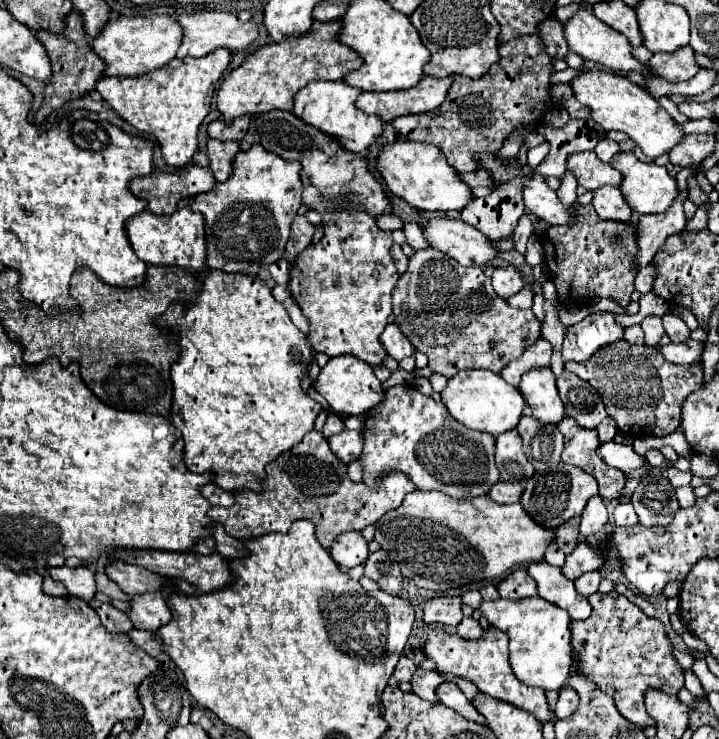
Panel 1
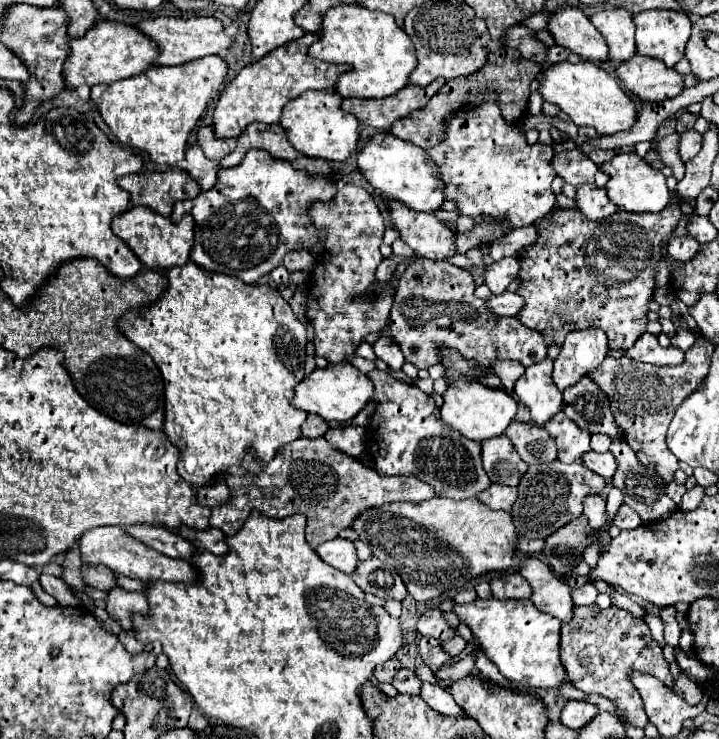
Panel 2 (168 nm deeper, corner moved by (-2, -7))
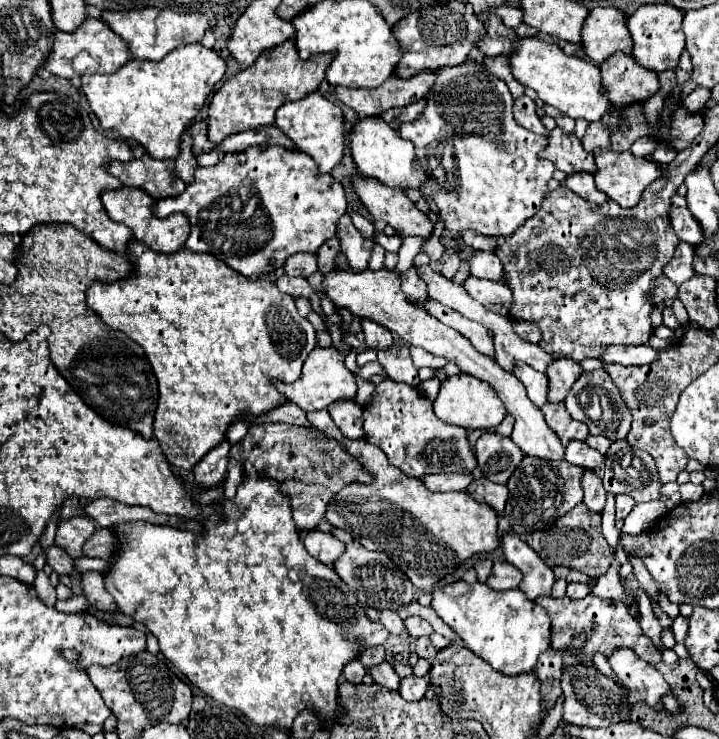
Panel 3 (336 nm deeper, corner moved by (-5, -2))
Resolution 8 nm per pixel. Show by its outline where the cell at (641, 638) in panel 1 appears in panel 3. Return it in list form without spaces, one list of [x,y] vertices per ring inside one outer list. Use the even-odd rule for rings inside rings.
[[[589,593],[585,599],[579,599],[579,601],[571,601],[567,597],[561,597],[561,599],[543,597],[543,599],[535,599],[535,603],[541,605],[551,615],[551,647],[555,647],[559,651],[567,651],[567,647],[575,635],[579,635],[579,633],[587,635],[585,647],[581,651],[583,663],[585,661],[591,663],[595,653],[609,655],[621,647],[633,649],[647,663],[659,663],[661,661],[659,649],[651,643],[651,639],[647,639],[643,635],[639,623],[629,615],[627,607],[623,603],[619,603],[617,599],[601,599],[593,593]]]

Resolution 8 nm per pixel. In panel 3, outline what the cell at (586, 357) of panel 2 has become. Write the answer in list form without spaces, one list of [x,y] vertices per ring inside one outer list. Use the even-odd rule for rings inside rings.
[[[555,359],[547,367],[547,379],[549,379],[549,391],[547,391],[547,401],[549,403],[559,403],[565,399],[569,389],[573,387],[575,379],[581,375],[581,365],[571,361],[571,359]]]

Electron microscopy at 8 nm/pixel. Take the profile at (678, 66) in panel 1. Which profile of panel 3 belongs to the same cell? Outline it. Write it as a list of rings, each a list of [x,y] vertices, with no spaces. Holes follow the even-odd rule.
[[[615,53],[599,65],[603,91],[611,99],[613,109],[635,101],[645,101],[659,89],[657,73],[641,67],[631,55]]]

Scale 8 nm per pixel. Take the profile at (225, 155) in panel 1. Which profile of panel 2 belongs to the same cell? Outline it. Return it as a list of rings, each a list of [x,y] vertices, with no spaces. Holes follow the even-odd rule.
[[[192,146],[186,152],[186,160],[184,160],[184,170],[190,172],[190,176],[194,180],[200,182],[202,190],[208,190],[212,186],[216,186],[218,180],[218,172],[220,172],[220,164],[214,160],[208,160],[204,156],[204,150],[200,146]]]

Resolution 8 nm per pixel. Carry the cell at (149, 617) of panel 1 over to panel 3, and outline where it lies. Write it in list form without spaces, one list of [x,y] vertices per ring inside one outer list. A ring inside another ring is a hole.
[[[85,571],[81,575],[81,589],[83,597],[87,599],[89,605],[101,609],[101,611],[117,611],[113,597],[107,593],[103,585],[103,575],[99,571]]]

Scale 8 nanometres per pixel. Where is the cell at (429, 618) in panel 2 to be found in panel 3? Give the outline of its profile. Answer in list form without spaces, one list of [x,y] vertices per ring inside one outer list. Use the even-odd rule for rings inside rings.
[[[421,617],[405,619],[405,629],[407,629],[409,637],[413,637],[413,639],[419,639],[423,635],[431,635],[433,633],[433,627],[425,619],[421,619]]]

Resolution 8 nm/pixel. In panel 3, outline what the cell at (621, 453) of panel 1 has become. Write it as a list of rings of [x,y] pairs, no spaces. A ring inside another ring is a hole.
[[[571,441],[565,447],[565,461],[571,465],[579,465],[579,467],[589,467],[589,469],[599,469],[603,463],[603,455],[599,455],[599,451],[591,449],[587,443],[583,441]]]

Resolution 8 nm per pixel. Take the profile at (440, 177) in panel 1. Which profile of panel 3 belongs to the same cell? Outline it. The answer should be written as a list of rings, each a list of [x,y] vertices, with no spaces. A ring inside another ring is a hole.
[[[361,117],[353,125],[353,131],[349,133],[349,149],[351,149],[351,157],[355,161],[357,171],[381,181],[387,187],[419,189],[425,179],[421,165],[415,161],[413,143],[401,139],[397,131],[393,131],[391,127],[387,127],[387,123],[383,123],[381,117]]]

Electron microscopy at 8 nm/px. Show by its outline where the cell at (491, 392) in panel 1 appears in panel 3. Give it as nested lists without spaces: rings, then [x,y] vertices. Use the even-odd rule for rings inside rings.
[[[465,373],[447,377],[441,383],[439,395],[433,401],[433,411],[441,421],[451,423],[451,425],[459,425],[465,429],[493,429],[503,421],[503,417],[507,413],[499,395],[495,393],[495,389],[489,383],[483,383],[481,379],[475,379]]]

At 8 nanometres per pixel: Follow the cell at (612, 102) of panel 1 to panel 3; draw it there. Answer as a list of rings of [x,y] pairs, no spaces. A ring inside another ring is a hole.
[[[521,37],[517,39],[515,51],[509,57],[513,77],[531,87],[547,105],[557,107],[561,113],[573,119],[601,121],[601,117],[611,111],[611,103],[605,93],[601,93],[601,73],[599,67],[591,61],[569,57],[557,45],[545,43],[539,37]]]

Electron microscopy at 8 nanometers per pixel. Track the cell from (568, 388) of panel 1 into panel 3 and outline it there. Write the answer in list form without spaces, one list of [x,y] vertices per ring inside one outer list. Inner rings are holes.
[[[595,369],[591,373],[583,373],[571,387],[569,395],[565,397],[565,407],[575,421],[581,421],[589,427],[591,435],[605,435],[611,441],[619,441],[619,439],[625,439],[629,433],[631,411],[623,403],[615,383],[611,381],[611,377],[607,375],[605,369]]]

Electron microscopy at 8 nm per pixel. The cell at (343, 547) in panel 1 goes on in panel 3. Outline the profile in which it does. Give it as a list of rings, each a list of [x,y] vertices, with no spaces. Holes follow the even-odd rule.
[[[319,531],[305,533],[303,543],[305,543],[305,549],[309,551],[309,555],[313,555],[315,559],[319,559],[325,565],[331,565],[345,551],[345,547],[339,539],[335,539],[329,533],[319,533]]]

